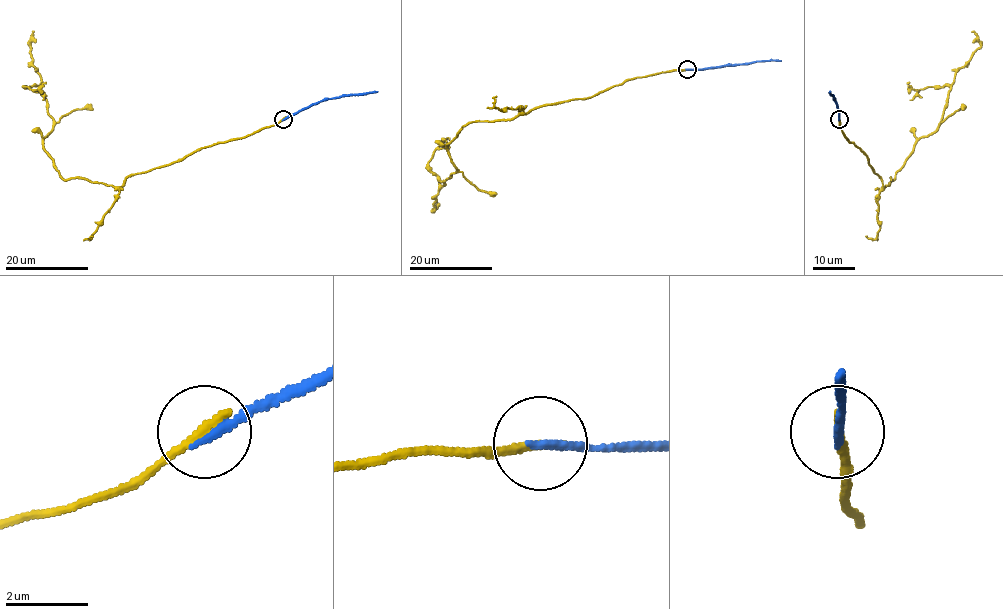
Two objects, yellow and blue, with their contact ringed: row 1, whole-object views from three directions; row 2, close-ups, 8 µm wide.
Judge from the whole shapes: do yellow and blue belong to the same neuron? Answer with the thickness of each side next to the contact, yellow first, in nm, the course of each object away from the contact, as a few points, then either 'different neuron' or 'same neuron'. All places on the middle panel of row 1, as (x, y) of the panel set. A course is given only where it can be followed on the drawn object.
calibres 240 and 240 nm; course yellow (687, 69), (625, 80), (508, 120), (468, 123), (446, 145), (457, 171), (444, 181), (437, 202); course blue (687, 69), (781, 60); different neuron

